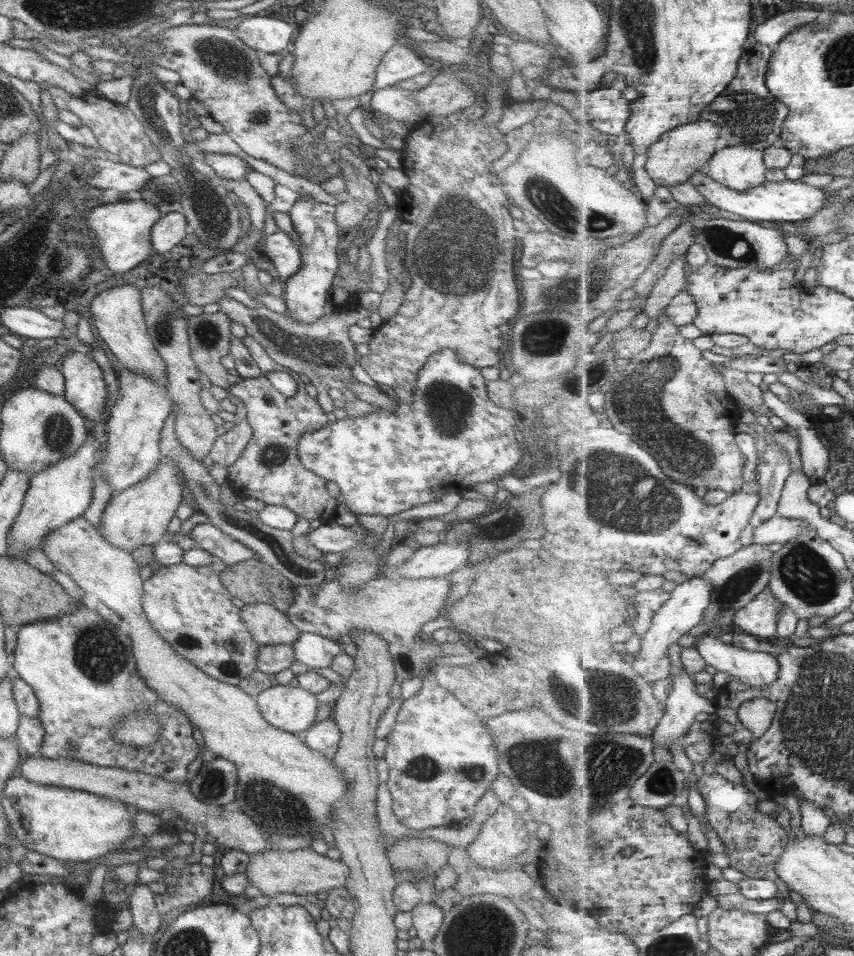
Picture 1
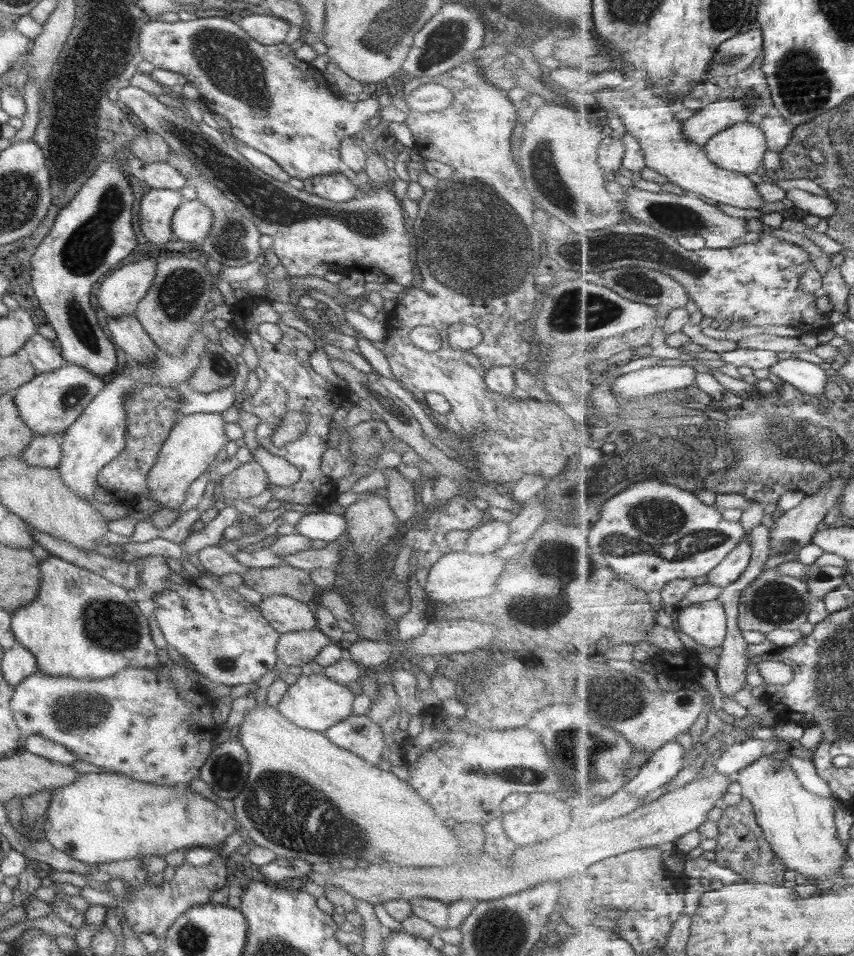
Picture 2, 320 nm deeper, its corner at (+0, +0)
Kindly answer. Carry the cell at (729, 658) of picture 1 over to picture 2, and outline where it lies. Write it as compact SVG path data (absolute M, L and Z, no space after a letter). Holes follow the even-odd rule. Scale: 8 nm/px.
M719 599L691 603L674 611L678 628L695 642L717 648L726 641L729 632L729 618L726 608Z

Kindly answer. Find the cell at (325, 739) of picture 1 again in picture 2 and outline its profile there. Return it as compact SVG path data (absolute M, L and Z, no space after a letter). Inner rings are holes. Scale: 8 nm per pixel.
M351 714L322 734L331 744L355 754L355 757L372 766L379 765L391 747L383 742L380 725L367 715Z

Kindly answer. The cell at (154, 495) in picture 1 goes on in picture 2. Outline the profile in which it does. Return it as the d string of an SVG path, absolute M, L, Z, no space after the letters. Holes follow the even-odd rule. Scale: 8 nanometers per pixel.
M219 413L187 414L175 423L170 428L167 438L163 441L154 463L147 473L147 498L153 499L161 509L179 508L188 484L191 484L212 464L217 453L228 442L223 426L225 426L225 422L221 420Z

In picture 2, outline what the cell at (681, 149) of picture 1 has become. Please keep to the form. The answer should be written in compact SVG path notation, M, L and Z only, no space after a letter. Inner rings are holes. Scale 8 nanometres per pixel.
M728 98L704 105L692 117L684 120L684 133L692 141L704 146L710 138L713 138L719 132L723 132L723 130L727 130L727 127L750 120L752 110L746 101L749 100Z

